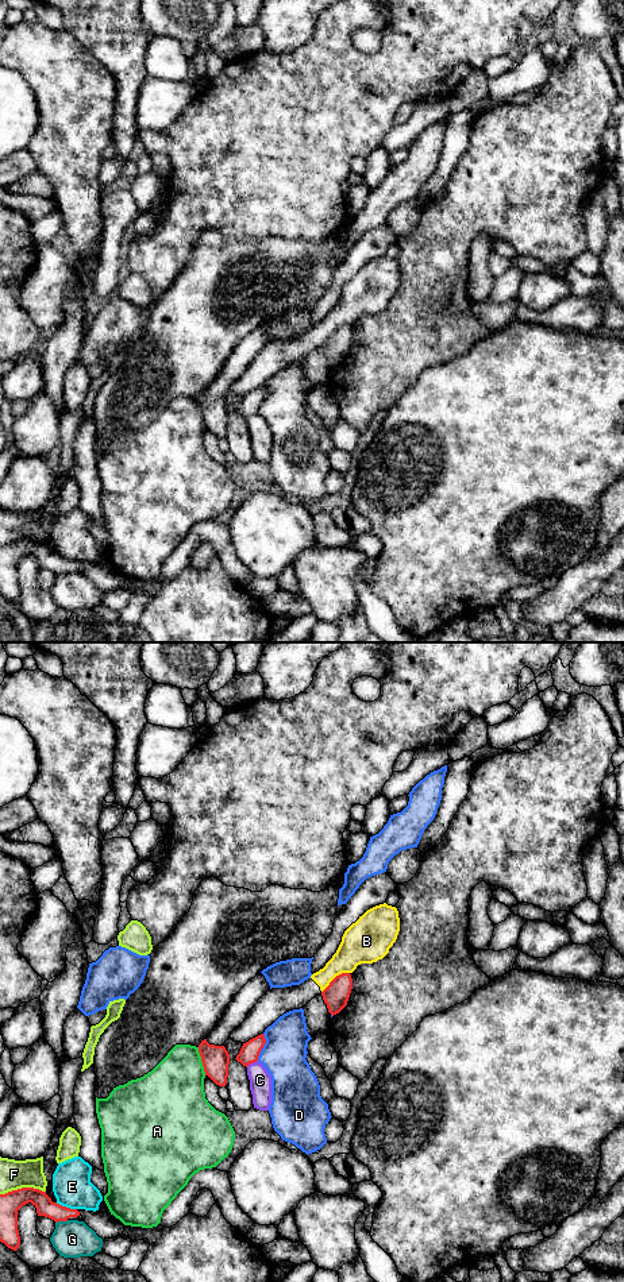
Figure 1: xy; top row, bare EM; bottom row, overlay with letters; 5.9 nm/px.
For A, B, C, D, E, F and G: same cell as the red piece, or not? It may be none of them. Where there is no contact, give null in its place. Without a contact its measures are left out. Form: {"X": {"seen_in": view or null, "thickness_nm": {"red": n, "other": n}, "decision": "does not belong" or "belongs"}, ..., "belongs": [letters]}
{"A": {"seen_in": "xy", "thickness_nm": {"red": 160, "other": 360}, "decision": "does not belong"}, "B": {"seen_in": "xy", "thickness_nm": {"red": 150, "other": 220}, "decision": "does not belong"}, "C": {"seen_in": "xy", "thickness_nm": {"red": 120, "other": 130}, "decision": "does not belong"}, "D": {"seen_in": "xy", "thickness_nm": {"red": 120, "other": 260}, "decision": "does not belong"}, "E": {"seen_in": "xy", "thickness_nm": {"red": 110, "other": 240}, "decision": "does not belong"}, "F": {"seen_in": "xy", "thickness_nm": {"red": 130, "other": 180}, "decision": "does not belong"}, "G": {"seen_in": "xy", "thickness_nm": {"red": 110, "other": 220}, "decision": "does not belong"}, "belongs": []}

